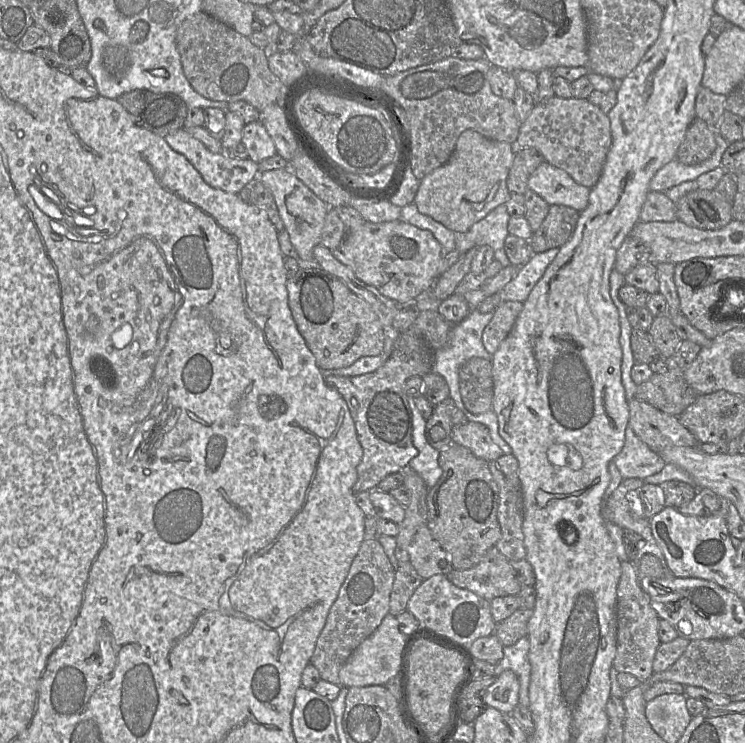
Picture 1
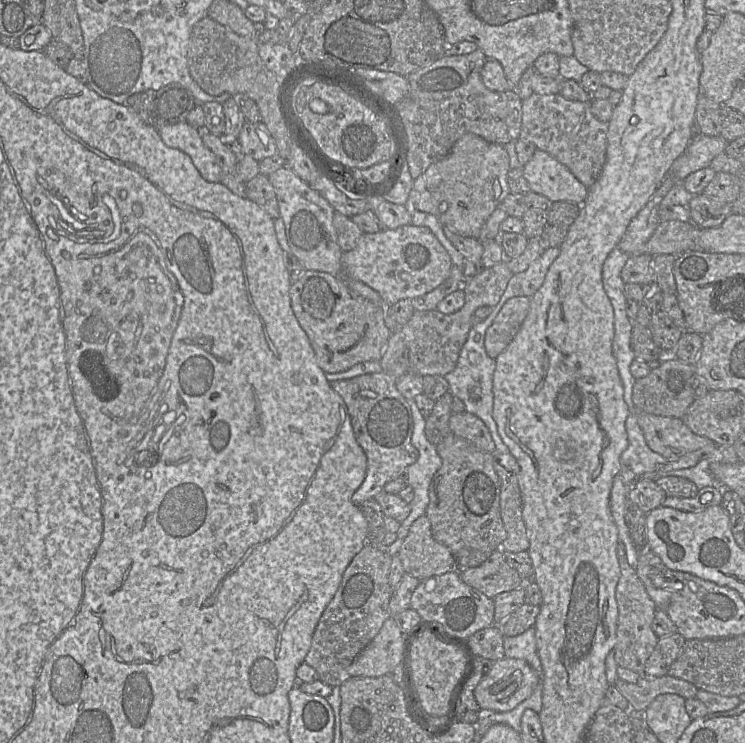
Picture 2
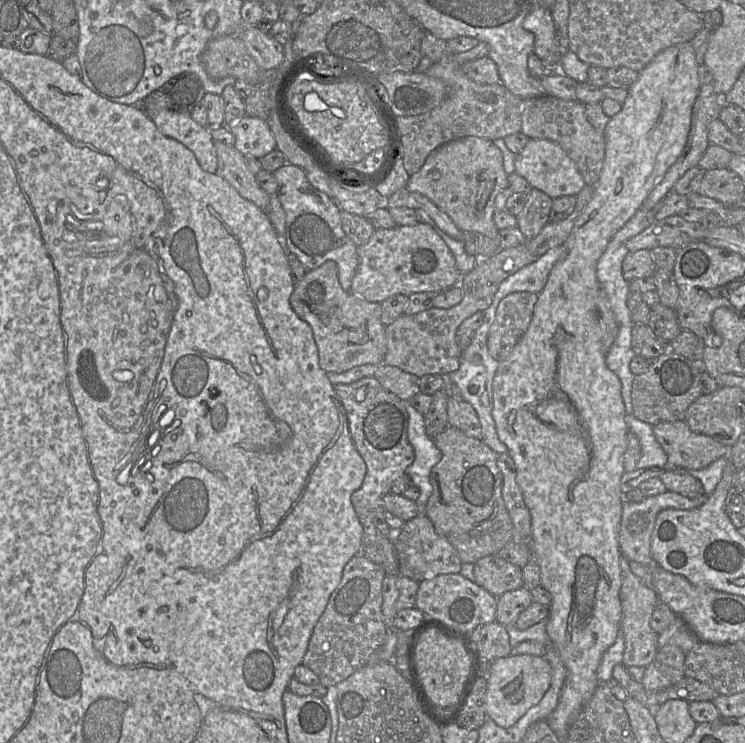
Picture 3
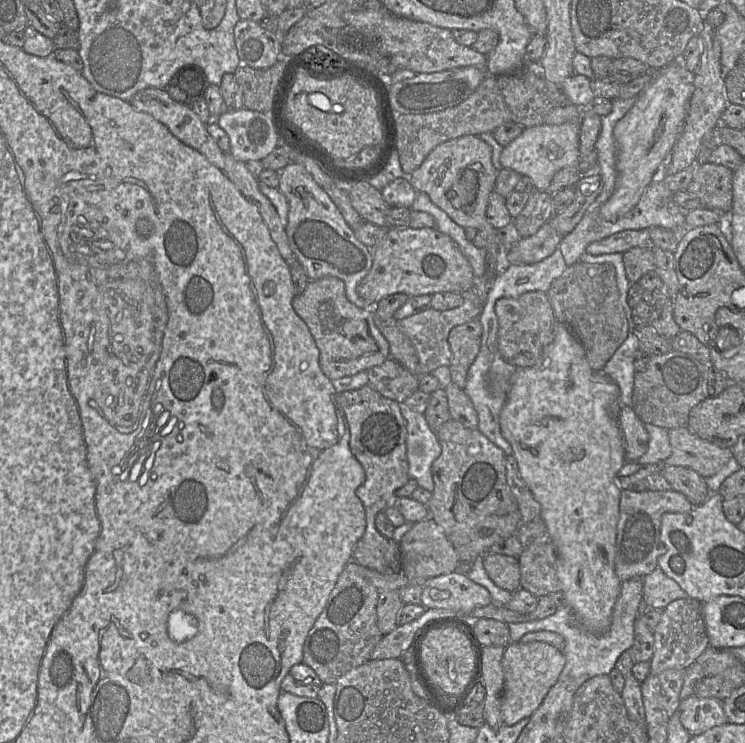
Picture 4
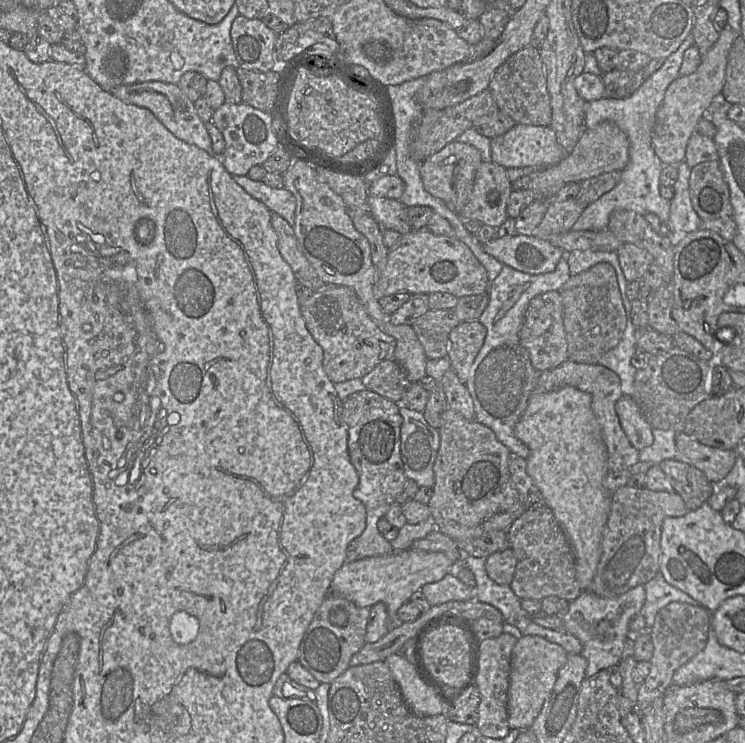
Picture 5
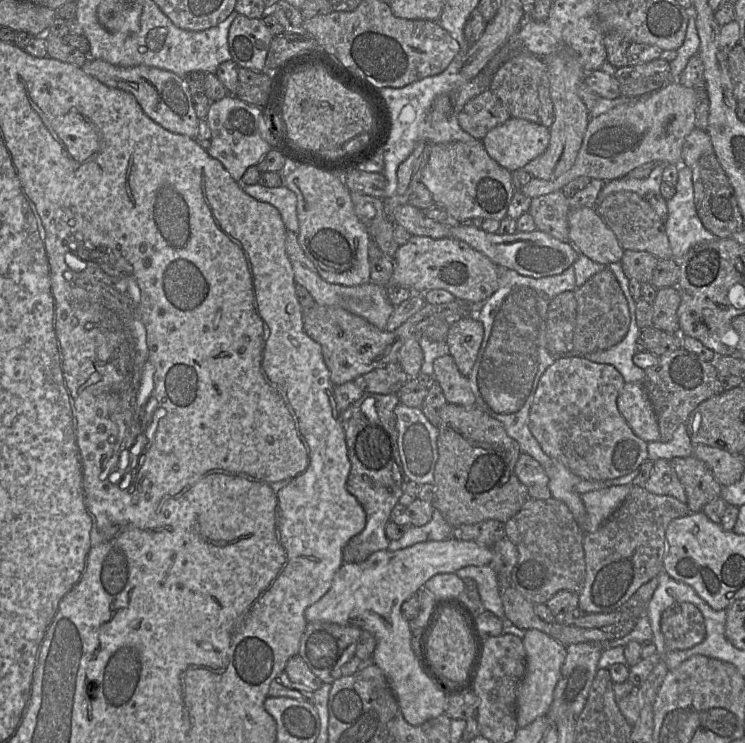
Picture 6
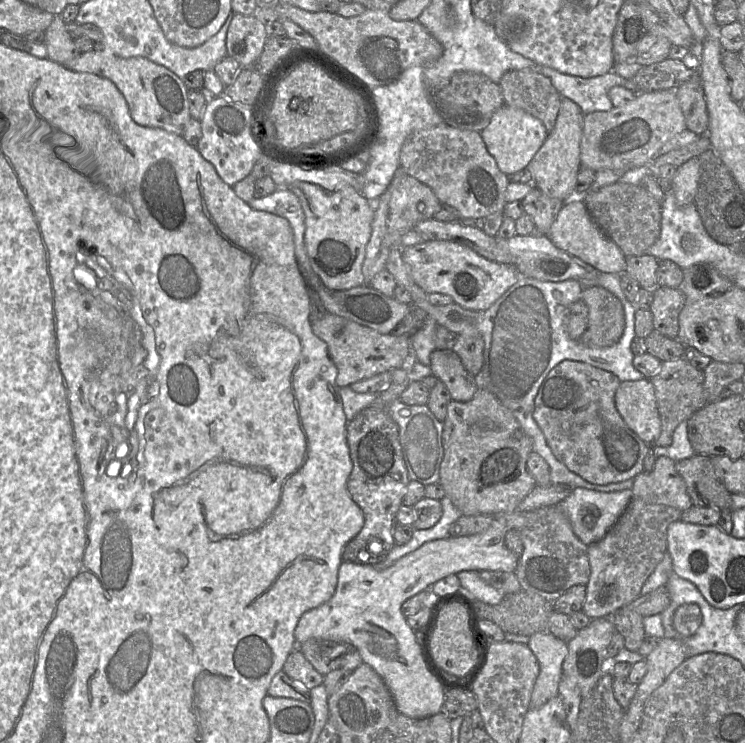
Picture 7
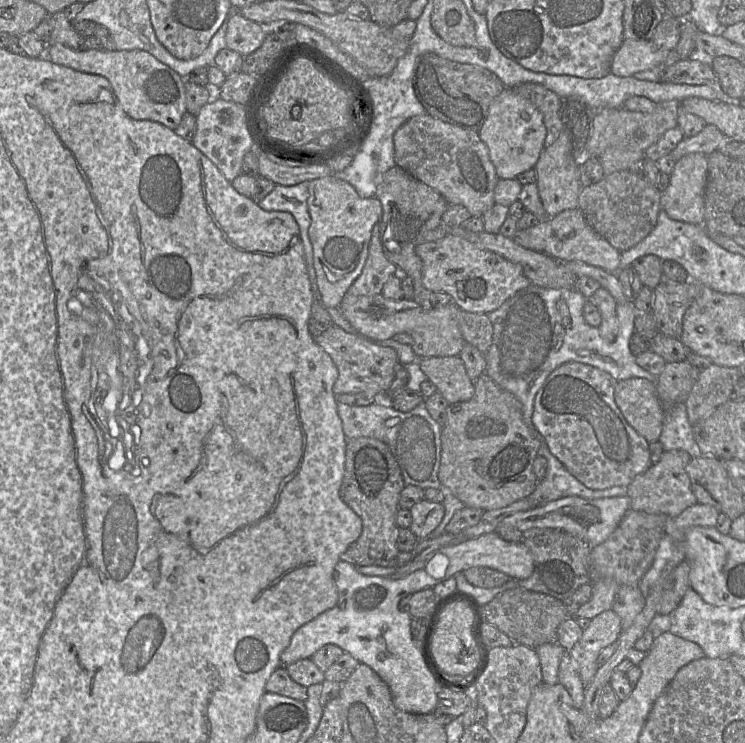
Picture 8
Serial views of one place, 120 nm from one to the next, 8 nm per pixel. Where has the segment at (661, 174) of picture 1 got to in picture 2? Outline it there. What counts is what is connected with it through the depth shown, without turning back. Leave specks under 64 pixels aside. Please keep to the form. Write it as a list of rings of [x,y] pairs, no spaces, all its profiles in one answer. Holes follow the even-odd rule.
[[[694,129],[690,143],[672,163],[669,175],[672,175],[677,183],[682,183],[689,174],[709,167],[717,155],[725,152],[728,143],[721,136],[705,136]]]

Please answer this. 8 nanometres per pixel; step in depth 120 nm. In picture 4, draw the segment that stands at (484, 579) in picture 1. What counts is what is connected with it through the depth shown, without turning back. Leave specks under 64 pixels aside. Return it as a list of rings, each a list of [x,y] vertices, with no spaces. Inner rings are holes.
[[[502,554],[483,555],[484,569],[492,582],[504,590],[515,592],[520,588],[518,558]]]

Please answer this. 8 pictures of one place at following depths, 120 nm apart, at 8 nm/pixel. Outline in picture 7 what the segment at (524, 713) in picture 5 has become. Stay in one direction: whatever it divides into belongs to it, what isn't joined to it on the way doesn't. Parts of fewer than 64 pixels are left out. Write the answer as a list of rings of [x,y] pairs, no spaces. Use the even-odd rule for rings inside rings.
[[[549,631],[537,632],[527,643],[539,663],[539,675],[531,694],[529,709],[538,708],[558,695],[562,665],[568,653],[567,642]]]

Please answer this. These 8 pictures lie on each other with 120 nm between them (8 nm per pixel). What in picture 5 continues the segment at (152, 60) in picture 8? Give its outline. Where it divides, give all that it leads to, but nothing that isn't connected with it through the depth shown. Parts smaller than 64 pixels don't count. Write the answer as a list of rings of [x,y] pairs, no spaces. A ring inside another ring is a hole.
[[[147,81],[131,85],[120,85],[110,92],[127,104],[149,109],[176,138],[195,145],[209,154],[214,154],[210,135],[205,128],[205,123],[202,122],[197,114],[194,102],[188,98],[177,84]]]

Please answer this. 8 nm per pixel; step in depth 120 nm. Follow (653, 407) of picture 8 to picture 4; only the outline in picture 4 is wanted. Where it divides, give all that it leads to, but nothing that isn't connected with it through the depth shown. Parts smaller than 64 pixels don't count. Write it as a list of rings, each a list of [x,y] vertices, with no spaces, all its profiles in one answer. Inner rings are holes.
[[[622,406],[619,426],[624,438],[626,462],[635,462],[647,450],[649,435],[631,406]]]

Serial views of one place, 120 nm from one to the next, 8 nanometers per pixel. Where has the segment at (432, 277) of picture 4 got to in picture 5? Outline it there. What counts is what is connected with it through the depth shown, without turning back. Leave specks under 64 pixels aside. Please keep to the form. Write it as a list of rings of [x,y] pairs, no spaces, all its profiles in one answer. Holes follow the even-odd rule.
[[[412,229],[410,232],[401,236],[395,248],[390,249],[384,267],[378,271],[375,282],[375,292],[378,297],[396,293],[430,294],[443,292],[461,298],[484,292],[488,292],[489,294],[489,286],[490,281],[487,270],[477,260],[466,244],[454,237],[435,235],[428,229]]]

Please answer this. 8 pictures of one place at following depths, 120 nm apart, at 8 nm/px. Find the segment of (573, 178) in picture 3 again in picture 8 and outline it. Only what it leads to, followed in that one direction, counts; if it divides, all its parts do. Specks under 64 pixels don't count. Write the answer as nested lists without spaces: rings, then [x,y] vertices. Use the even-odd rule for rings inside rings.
[[[505,87],[491,102],[478,135],[489,150],[497,177],[516,179],[518,174],[534,168],[545,148],[546,127],[542,113],[529,99],[519,95],[513,87]]]

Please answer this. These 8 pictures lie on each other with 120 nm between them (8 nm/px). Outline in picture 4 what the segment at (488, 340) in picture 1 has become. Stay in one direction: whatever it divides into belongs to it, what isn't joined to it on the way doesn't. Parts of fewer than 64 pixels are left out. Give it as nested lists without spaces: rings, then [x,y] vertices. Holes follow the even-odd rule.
[[[531,291],[516,298],[500,298],[495,304],[498,318],[498,350],[510,364],[531,367],[543,355],[544,349],[554,340],[554,325],[557,322],[548,294]]]

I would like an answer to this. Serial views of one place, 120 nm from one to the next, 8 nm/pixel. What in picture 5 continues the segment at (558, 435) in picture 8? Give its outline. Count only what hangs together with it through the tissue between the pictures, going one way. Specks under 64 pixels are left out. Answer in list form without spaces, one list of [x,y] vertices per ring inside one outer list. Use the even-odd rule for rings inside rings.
[[[567,359],[558,367],[539,373],[535,392],[556,391],[565,386],[572,386],[591,395],[591,408],[600,425],[602,439],[607,449],[609,471],[626,470],[635,465],[639,461],[639,451],[627,438],[615,410],[616,402],[623,395],[619,376],[600,364],[583,364]]]

